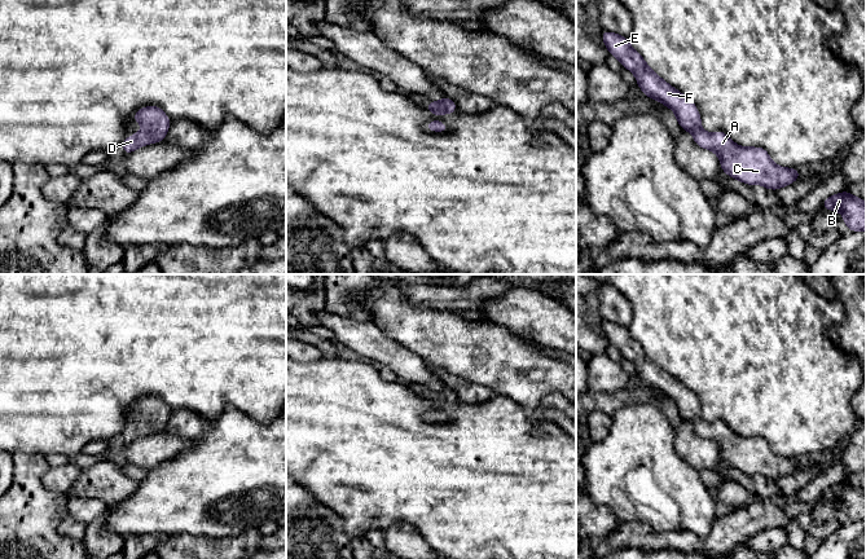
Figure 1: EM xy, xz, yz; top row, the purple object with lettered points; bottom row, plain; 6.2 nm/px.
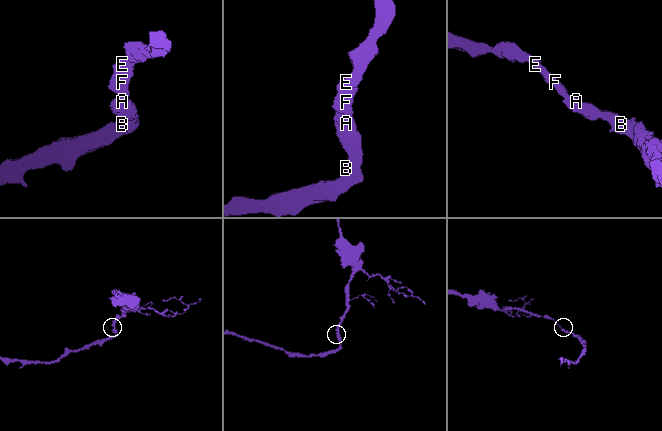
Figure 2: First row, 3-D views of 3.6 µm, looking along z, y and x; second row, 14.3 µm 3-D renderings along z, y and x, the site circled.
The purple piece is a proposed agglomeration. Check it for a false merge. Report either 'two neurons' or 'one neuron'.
one neuron

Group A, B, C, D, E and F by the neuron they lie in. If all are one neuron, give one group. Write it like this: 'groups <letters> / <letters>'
groups A B C D E F

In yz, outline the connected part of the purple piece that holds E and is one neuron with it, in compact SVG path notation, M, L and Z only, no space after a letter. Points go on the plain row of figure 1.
M602 320L602 329L610 344L636 365L645 386L671 397L680 417L694 424L695 433L718 445L722 462L743 474L760 474L770 480L787 476L800 467L801 461L774 454L764 437L742 437L722 421L703 422L694 392L655 364L642 345L630 336L628 327Z

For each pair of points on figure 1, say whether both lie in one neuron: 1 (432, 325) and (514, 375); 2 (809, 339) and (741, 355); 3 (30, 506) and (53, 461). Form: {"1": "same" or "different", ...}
{"1": "same", "2": "same", "3": "different"}

